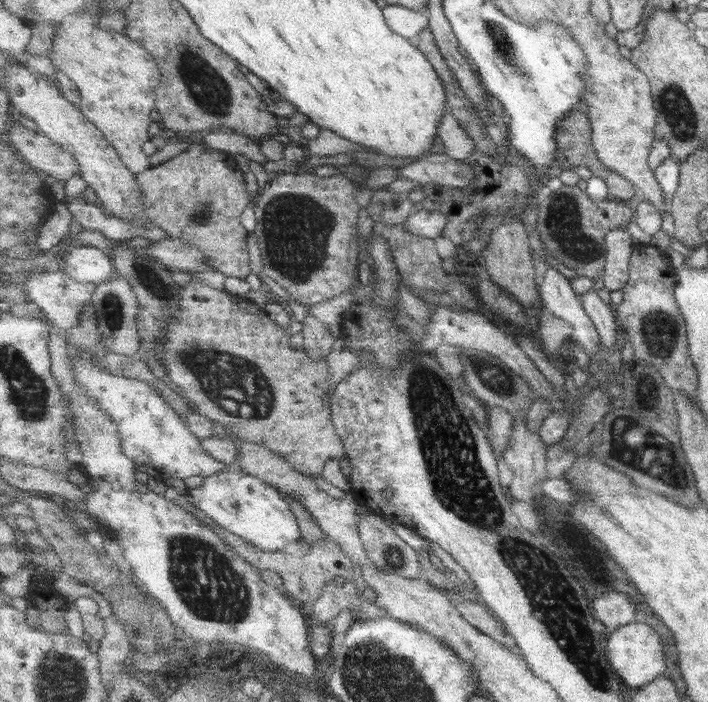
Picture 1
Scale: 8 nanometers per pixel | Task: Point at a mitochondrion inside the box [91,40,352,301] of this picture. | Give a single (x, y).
(296, 226)

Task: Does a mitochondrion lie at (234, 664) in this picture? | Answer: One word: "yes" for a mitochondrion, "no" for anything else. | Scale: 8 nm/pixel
no

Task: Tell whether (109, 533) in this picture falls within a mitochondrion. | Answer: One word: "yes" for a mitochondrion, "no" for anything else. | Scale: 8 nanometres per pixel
no

